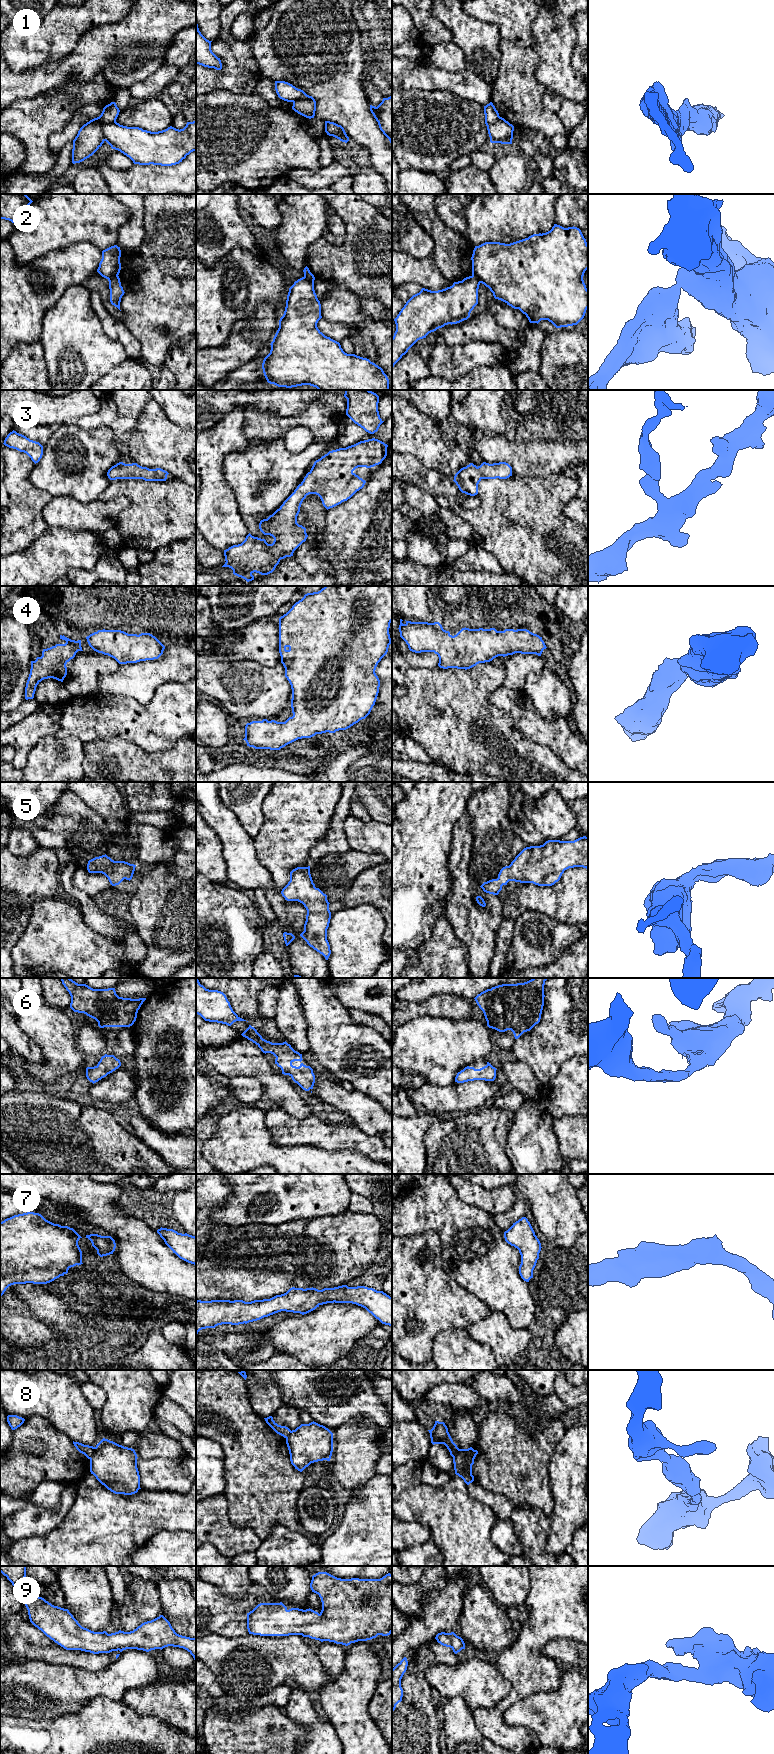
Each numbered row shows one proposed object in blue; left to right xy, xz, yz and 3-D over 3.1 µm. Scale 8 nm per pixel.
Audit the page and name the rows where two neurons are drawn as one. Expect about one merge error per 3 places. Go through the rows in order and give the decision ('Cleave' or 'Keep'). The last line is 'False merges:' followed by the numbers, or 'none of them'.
1: Cleave
2: Cleave
3: Keep
4: Keep
5: Keep
6: Keep
7: Keep
8: Cleave
9: Keep
False merges: 1, 2, 8

